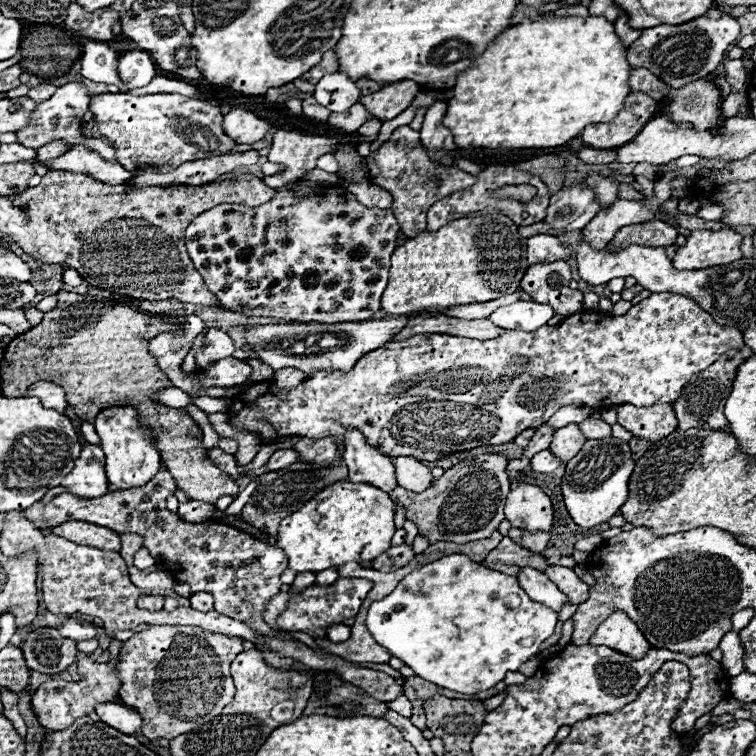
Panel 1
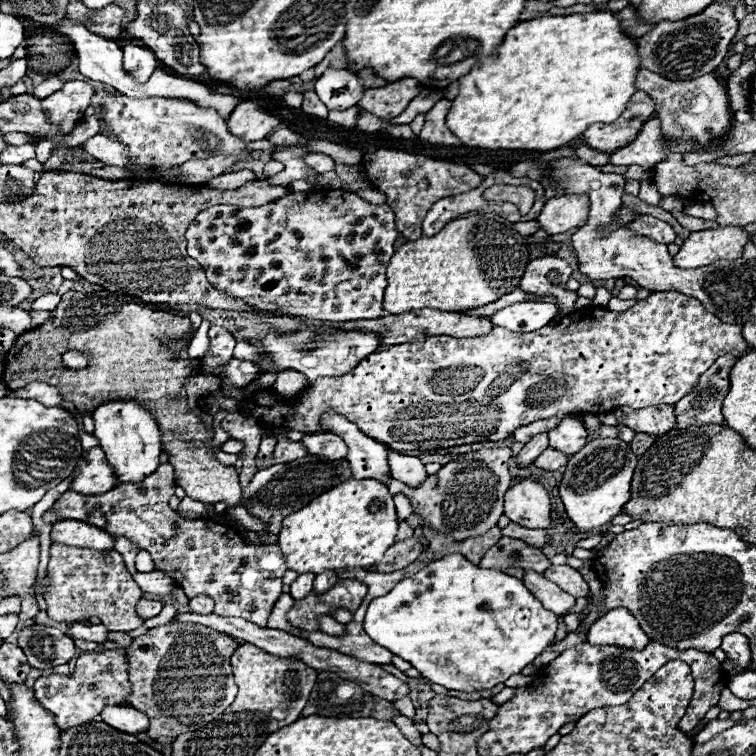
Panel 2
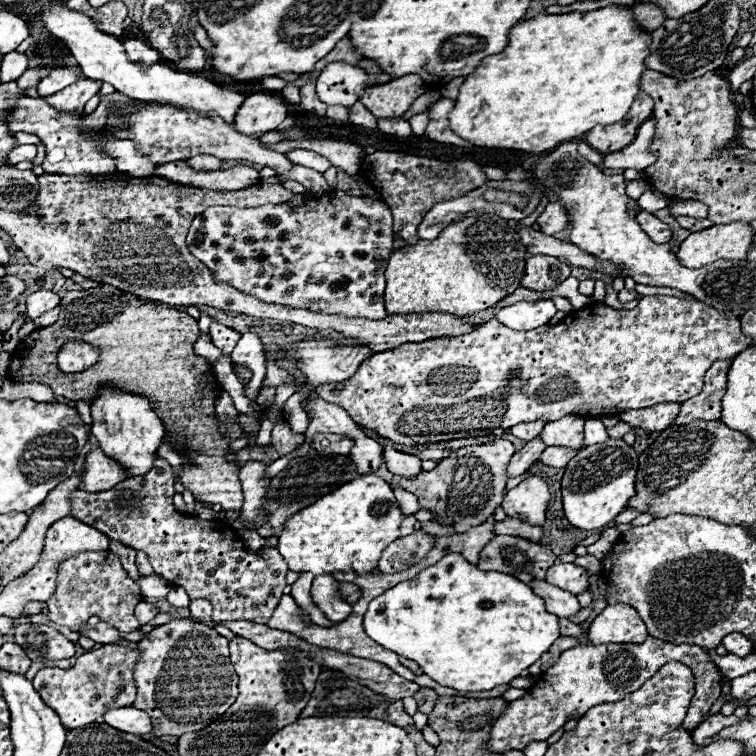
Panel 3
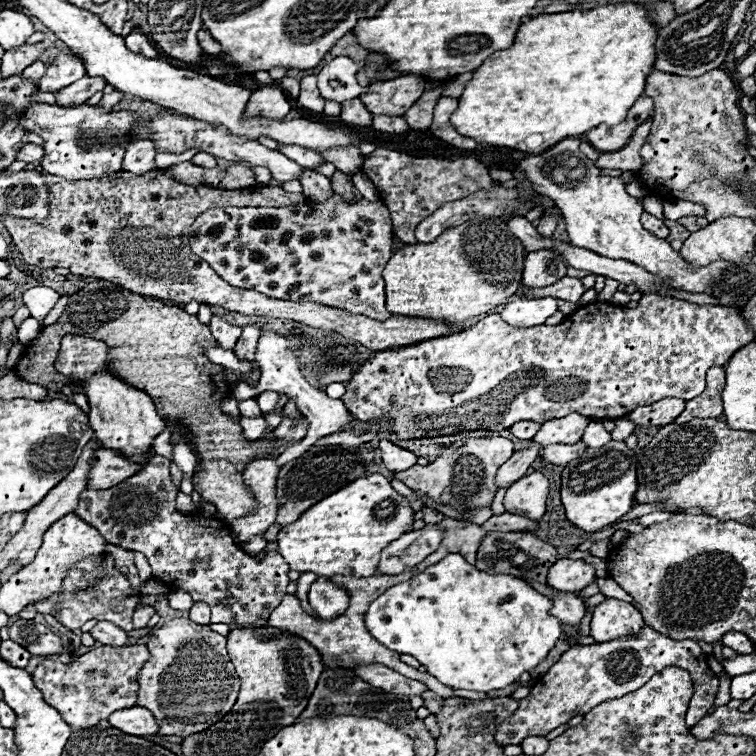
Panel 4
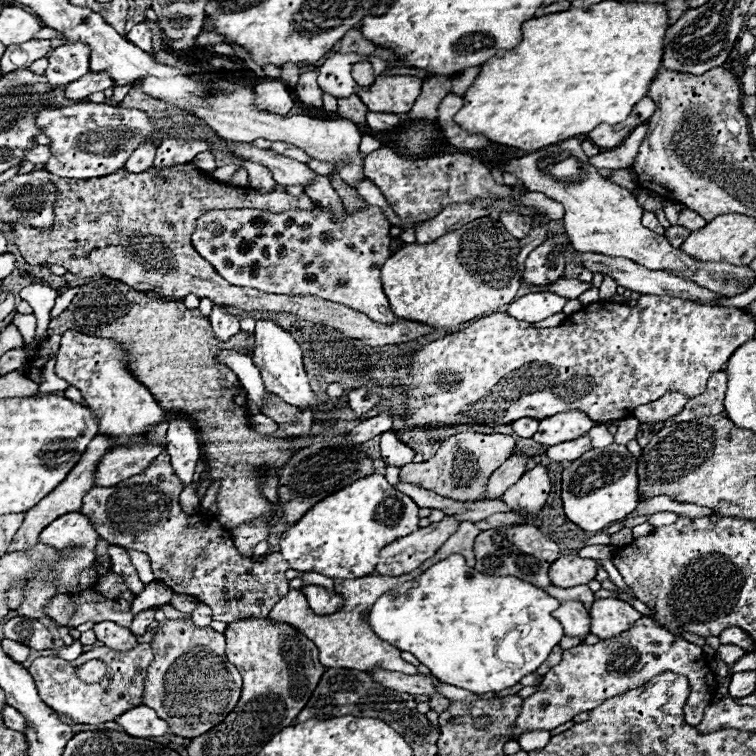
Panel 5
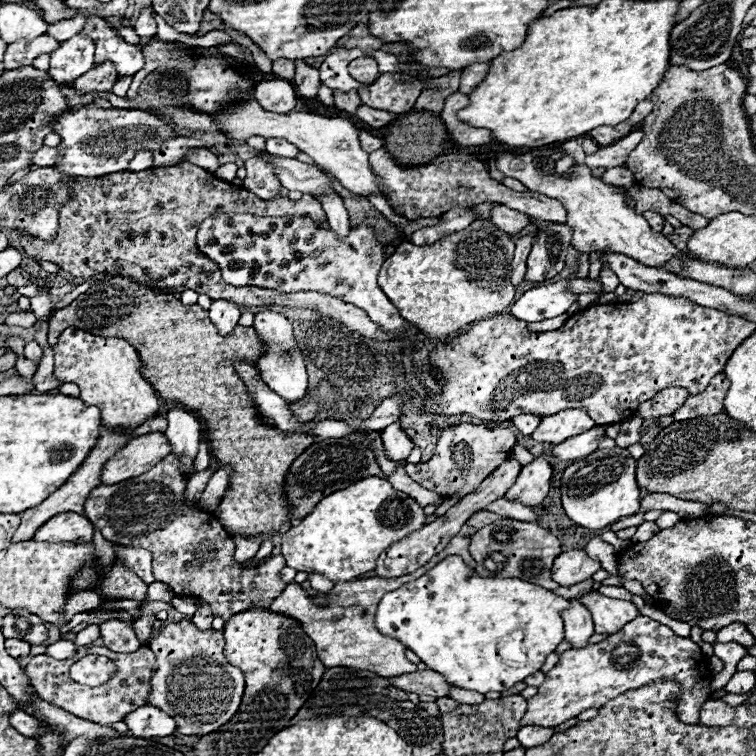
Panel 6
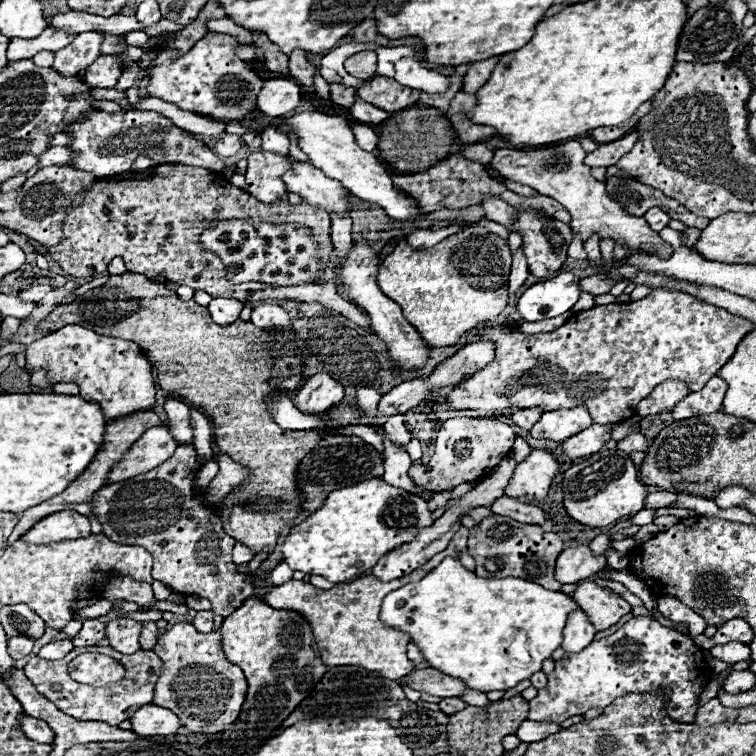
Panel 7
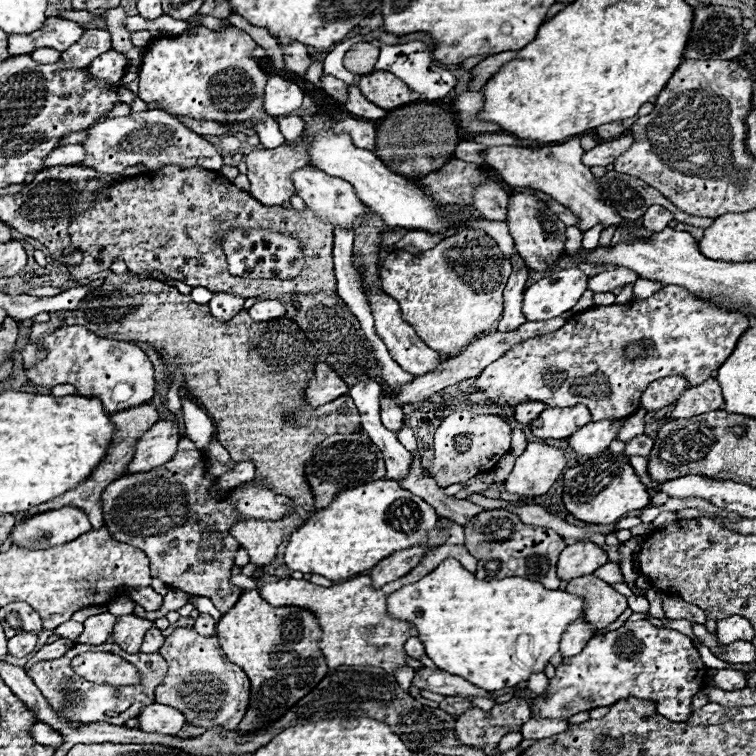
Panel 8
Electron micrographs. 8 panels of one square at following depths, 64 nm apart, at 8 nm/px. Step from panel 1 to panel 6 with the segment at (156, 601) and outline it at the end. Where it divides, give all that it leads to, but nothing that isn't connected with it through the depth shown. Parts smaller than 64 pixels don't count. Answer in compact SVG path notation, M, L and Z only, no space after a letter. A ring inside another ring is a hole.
M146 612L140 614L138 618L134 618L134 632L136 632L136 636L142 640L142 644L148 644L154 620L156 620L154 614L146 614Z

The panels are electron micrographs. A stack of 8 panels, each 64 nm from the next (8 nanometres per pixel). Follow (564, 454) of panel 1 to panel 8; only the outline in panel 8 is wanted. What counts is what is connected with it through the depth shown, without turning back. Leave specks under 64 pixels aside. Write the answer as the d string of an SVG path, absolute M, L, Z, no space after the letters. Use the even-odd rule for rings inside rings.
M576 404L570 408L546 408L538 420L530 426L536 438L552 438L562 440L572 436L578 428L590 422L590 412L584 404Z

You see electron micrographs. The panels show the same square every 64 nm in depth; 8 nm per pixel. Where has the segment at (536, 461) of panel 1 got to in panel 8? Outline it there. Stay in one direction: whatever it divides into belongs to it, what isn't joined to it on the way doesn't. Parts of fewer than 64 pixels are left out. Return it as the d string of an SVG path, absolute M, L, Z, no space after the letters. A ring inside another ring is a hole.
M600 420L600 422L590 422L582 426L574 436L568 438L568 446L578 454L578 456L592 456L600 454L602 450L608 448L612 440L616 440L616 432L622 426L624 420Z

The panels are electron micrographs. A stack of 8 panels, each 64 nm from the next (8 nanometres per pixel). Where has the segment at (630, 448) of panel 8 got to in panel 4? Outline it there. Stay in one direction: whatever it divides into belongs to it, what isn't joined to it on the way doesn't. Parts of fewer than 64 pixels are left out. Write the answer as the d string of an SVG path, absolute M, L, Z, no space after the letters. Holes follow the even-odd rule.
M626 418L616 420L616 428L610 432L612 434L612 440L626 440L634 432L634 428L636 426L630 420L626 420Z

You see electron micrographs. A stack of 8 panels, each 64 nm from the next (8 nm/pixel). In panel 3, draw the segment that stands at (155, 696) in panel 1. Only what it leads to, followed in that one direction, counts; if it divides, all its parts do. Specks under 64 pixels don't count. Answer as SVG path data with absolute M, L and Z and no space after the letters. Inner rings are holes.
M188 618L170 620L168 624L156 626L150 634L138 640L136 648L140 658L134 666L134 682L136 682L136 700L134 708L142 708L150 712L152 718L152 734L154 736L182 736L186 732L198 732L220 718L238 696L238 676L230 662L228 652L230 640L220 636L214 628L192 622Z

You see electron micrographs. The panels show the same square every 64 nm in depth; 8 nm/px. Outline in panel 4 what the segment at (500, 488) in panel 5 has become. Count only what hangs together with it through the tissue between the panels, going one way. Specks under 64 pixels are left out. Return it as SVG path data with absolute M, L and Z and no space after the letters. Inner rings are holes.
M532 442L528 448L514 452L514 456L506 464L500 466L496 484L500 488L504 488L504 486L512 484L514 480L520 480L526 474L526 470L530 468L530 464L540 456L540 450L542 450L542 446L538 442Z

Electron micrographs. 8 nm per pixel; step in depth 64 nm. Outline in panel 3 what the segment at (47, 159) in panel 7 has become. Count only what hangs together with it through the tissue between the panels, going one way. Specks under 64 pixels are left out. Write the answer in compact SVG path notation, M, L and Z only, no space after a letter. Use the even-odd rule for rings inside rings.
M22 144L22 146L14 148L14 152L8 152L8 164L34 160L34 156L36 156L36 146L34 144Z

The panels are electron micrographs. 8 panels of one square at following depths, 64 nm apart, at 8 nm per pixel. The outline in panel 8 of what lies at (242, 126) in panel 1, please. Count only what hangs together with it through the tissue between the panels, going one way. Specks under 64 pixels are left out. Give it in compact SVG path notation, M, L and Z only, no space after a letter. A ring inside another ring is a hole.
M282 76L268 78L266 90L264 90L264 104L262 108L270 116L286 116L302 106L304 92L300 86L292 80L286 80Z

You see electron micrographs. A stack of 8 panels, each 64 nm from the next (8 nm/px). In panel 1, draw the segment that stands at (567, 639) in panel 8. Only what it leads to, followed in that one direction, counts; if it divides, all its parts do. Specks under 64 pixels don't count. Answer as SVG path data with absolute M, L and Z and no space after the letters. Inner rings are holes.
M524 566L518 572L518 584L526 590L526 594L536 600L542 602L546 606L550 606L552 610L560 612L560 608L566 604L566 596L556 588L554 582L550 582L542 572L538 572L536 568Z

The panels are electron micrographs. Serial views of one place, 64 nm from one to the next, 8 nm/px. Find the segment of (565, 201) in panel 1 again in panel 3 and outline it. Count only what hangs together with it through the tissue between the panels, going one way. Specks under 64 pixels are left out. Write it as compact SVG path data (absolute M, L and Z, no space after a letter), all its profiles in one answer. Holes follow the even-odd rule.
M556 200L546 206L546 210L538 216L536 224L540 226L540 232L552 236L552 234L562 232L564 228L570 226L570 216L568 216L564 204L560 200Z

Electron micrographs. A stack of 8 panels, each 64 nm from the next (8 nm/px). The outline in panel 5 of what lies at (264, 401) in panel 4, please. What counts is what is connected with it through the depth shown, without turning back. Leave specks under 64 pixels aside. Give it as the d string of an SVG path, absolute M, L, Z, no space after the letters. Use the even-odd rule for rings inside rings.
M270 394L270 398L264 402L260 412L270 416L272 420L276 420L284 438L302 438L310 432L312 412L294 408L294 406L286 404L282 398L278 398L274 394Z

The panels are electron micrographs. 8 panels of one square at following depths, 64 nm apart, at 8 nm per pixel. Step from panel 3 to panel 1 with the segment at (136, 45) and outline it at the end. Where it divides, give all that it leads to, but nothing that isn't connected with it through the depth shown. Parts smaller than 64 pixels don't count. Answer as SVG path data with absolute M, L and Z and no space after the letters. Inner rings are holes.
M130 50L118 60L118 74L126 88L142 88L156 76L156 66L150 54L142 50Z

